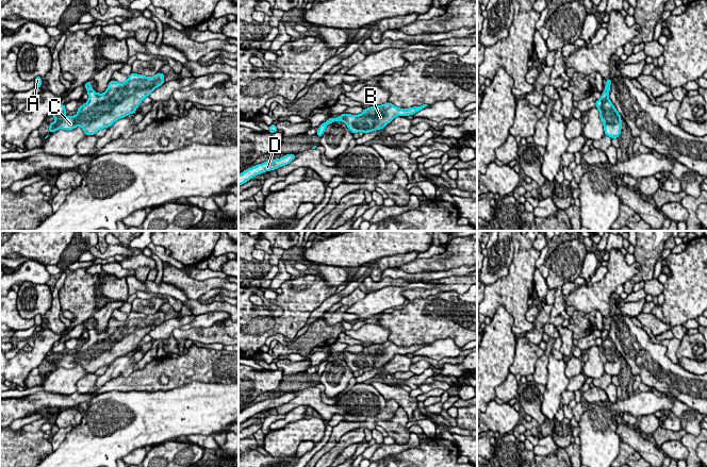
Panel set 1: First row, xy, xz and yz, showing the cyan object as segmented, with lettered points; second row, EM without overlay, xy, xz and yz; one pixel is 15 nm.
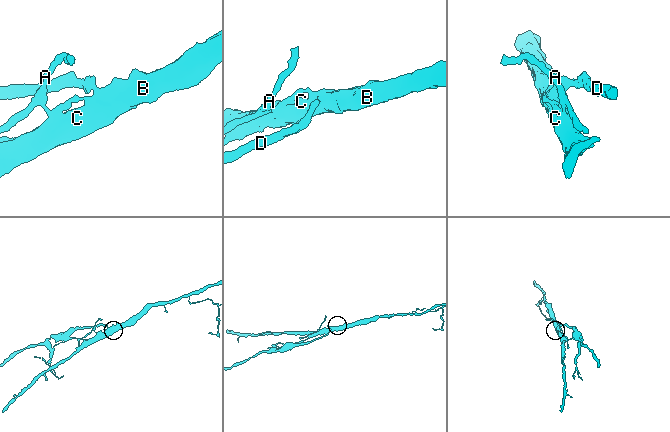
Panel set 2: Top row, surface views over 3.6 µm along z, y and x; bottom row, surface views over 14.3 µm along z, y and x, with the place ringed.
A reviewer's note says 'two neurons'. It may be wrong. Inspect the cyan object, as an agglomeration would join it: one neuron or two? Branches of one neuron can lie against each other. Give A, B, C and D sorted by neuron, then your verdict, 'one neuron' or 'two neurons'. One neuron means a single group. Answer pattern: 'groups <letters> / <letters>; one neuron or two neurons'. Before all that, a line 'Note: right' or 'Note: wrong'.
Note: right
groups A B C / D; two neurons

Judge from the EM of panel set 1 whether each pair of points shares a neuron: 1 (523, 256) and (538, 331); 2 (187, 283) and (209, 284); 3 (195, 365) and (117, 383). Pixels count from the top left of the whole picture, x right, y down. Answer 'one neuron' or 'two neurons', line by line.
1: one neuron
2: one neuron
3: one neuron

